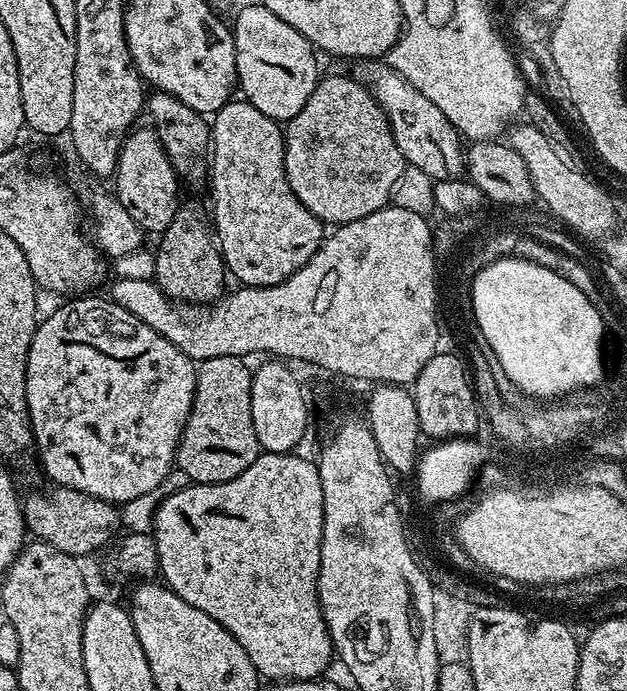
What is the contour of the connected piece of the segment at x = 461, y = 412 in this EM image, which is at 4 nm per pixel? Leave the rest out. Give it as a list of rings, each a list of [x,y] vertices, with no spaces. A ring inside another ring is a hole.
[[[437,351],[436,355],[422,366],[422,374],[418,374],[415,384],[411,385],[410,391],[414,402],[418,406],[418,422],[421,433],[425,437],[433,436],[433,441],[450,440],[452,437],[475,437],[481,431],[482,413],[476,398],[476,389],[472,387],[469,369],[465,361],[460,360],[452,352]]]

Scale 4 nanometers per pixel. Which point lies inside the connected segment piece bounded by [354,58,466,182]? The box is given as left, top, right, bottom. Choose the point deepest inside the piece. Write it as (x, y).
(429, 142)

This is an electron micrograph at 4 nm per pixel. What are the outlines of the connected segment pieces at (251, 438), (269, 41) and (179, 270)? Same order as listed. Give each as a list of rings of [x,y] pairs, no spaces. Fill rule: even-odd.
[[[223,356],[199,361],[196,369],[196,389],[194,402],[190,406],[190,414],[186,418],[186,426],[180,435],[176,447],[177,469],[181,468],[193,484],[221,484],[230,478],[238,478],[250,462],[260,457],[260,434],[254,418],[250,414],[252,405],[253,369],[247,368],[245,361],[239,356]]]
[[[263,2],[246,5],[237,14],[231,29],[236,47],[236,78],[243,99],[271,120],[286,122],[294,118],[306,106],[306,98],[314,94],[318,83],[317,53],[312,43],[298,34],[290,22],[282,22]]]
[[[181,206],[174,214],[174,222],[170,222],[170,226],[159,233],[158,240],[160,245],[156,248],[154,279],[168,299],[178,300],[182,304],[215,304],[225,295],[224,258],[205,213],[203,216],[196,208]]]

